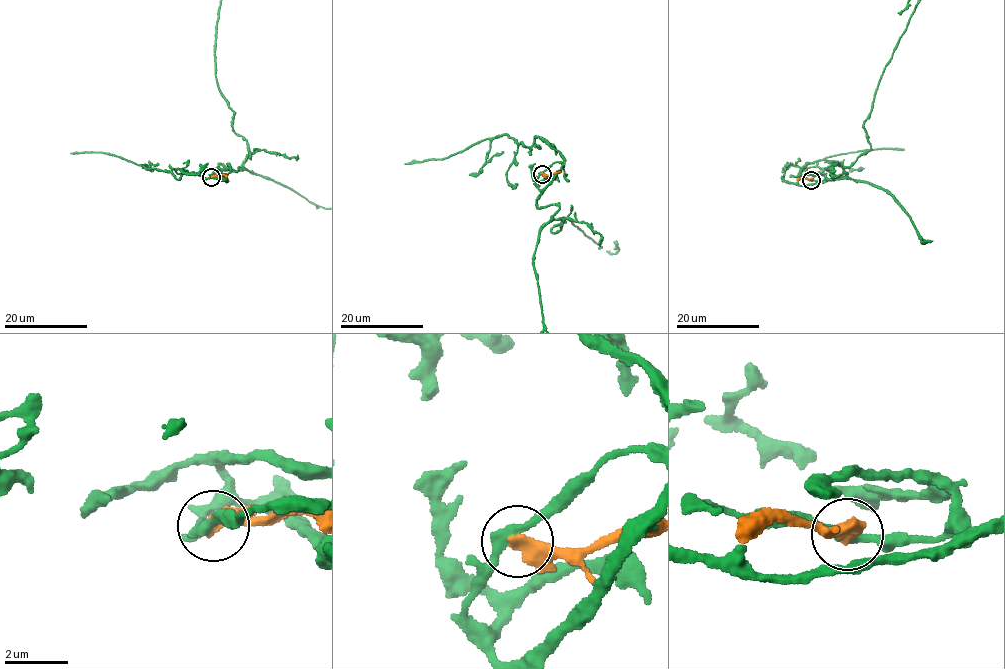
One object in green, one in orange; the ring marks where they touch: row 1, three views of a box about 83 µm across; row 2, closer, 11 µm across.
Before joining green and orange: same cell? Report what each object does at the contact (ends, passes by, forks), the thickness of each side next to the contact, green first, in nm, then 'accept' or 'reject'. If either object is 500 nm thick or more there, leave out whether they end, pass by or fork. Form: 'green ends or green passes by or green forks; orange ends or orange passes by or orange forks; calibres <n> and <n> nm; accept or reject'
calibres 320 and 500 nm; reject

